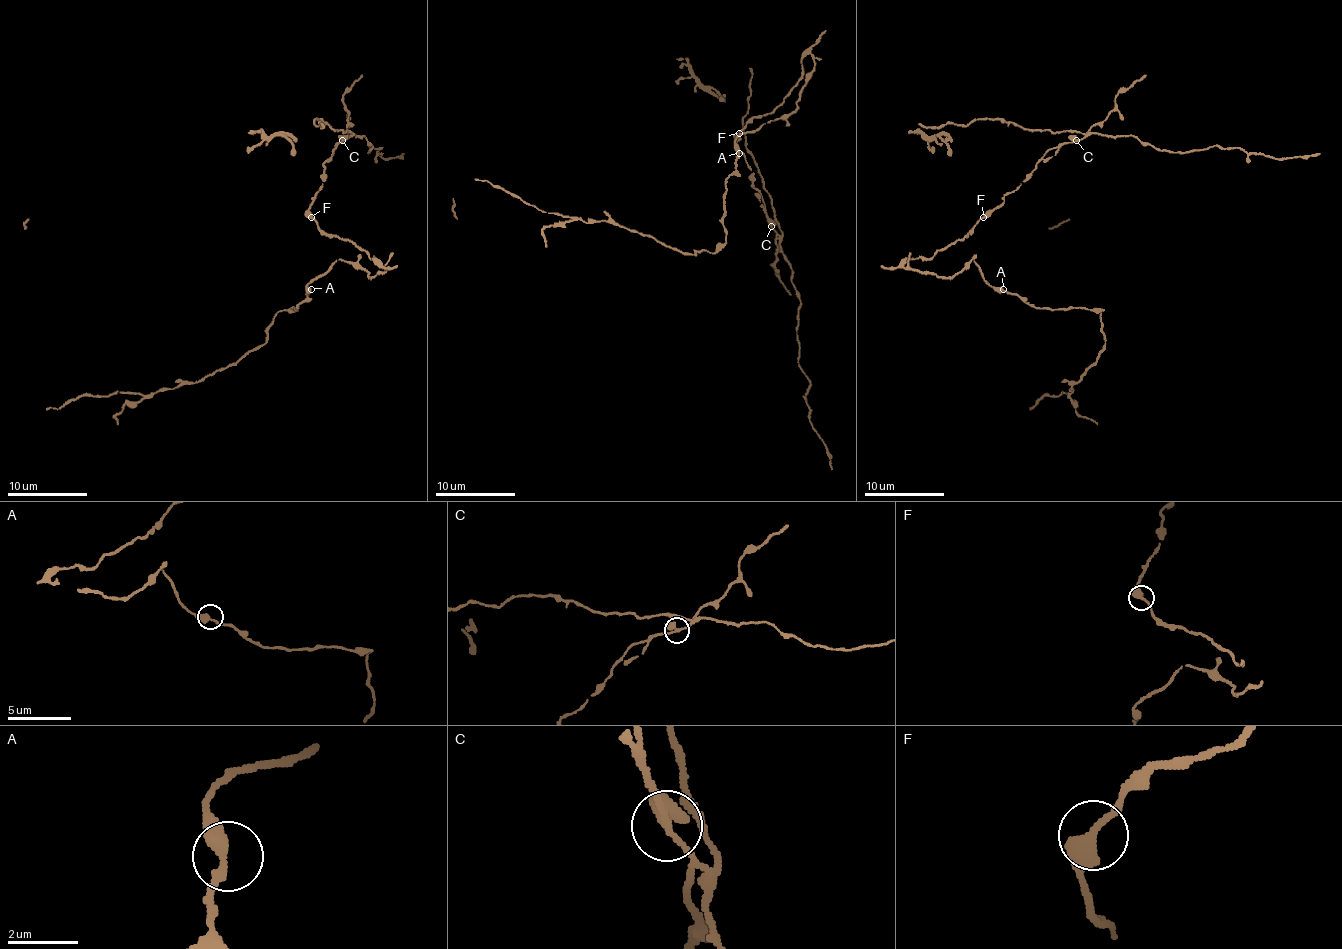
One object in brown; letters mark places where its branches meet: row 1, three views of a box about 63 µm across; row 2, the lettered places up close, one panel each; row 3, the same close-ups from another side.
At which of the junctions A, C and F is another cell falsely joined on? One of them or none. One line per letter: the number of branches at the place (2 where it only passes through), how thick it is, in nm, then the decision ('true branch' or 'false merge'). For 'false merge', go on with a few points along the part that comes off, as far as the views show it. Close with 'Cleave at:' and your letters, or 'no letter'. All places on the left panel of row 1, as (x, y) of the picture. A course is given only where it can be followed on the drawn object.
A: 2 | 360 nm | true branch
C: 2 | 360 nm | false merge | (343, 140), (351, 134), (363, 136), (370, 144), (368, 152), (370, 146), (380, 148), (380, 156), (404, 154)
F: 2 | 360 nm | true branch
Cleave at: C

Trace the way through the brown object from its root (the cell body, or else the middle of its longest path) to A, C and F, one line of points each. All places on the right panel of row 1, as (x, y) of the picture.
A: (971, 261), (989, 285), (1003, 289)
C: (971, 261), (950, 277), (904, 265), (910, 259), (930, 259), (959, 241), (1041, 160), (1077, 140)
F: (971, 261), (950, 277), (912, 271), (904, 265), (910, 259), (930, 259), (959, 241), (983, 217)

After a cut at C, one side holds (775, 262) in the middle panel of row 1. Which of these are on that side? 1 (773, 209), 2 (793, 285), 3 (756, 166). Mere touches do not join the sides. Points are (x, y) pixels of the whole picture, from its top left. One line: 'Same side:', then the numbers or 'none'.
Same side: none

